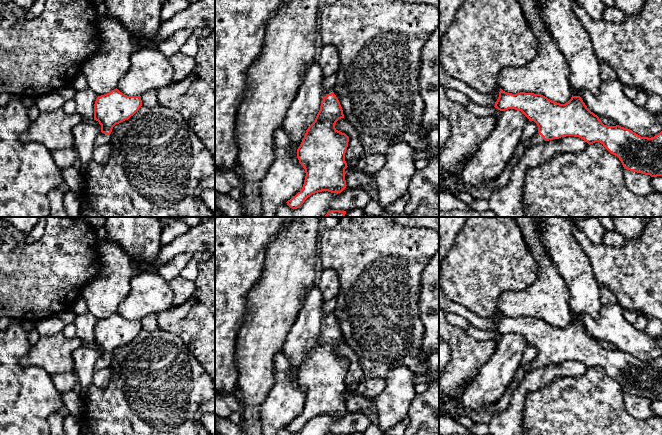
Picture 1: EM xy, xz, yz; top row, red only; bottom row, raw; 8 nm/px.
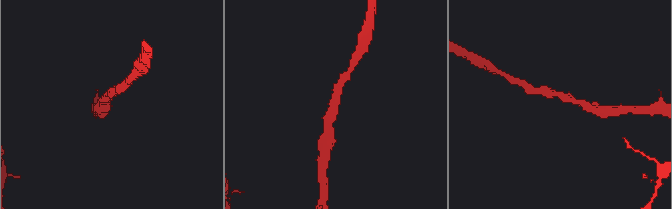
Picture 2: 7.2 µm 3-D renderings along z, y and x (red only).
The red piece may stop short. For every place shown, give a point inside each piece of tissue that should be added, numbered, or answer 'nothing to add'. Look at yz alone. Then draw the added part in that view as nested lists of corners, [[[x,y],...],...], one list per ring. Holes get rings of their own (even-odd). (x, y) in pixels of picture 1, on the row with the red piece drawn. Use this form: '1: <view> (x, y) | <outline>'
1: yz (537, 139) | [[[537,133],[531,139],[529,139],[528,141],[525,142],[525,146],[528,149],[534,145],[541,144],[543,142],[545,142],[545,140],[543,139],[543,137],[539,133]]]

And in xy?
1: xy (101, 139) | [[[100,133],[95,140],[95,146],[101,146],[110,142],[110,135]]]

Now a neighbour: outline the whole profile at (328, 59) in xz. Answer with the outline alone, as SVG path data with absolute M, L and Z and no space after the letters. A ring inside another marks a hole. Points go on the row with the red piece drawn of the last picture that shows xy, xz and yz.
M324 44L317 60L324 78L336 74L339 69L339 53L333 45Z

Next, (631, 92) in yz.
M625 86L624 93L629 99L635 100L638 94L638 89L635 86Z

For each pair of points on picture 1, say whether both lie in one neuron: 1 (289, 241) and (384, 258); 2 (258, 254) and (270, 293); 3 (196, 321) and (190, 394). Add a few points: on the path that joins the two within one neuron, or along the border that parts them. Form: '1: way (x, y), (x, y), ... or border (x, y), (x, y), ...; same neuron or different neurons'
1: border (317, 248), (318, 257); different neurons
2: border (267, 248), (263, 275), (250, 291); different neurons
3: border (178, 336), (204, 370); different neurons

